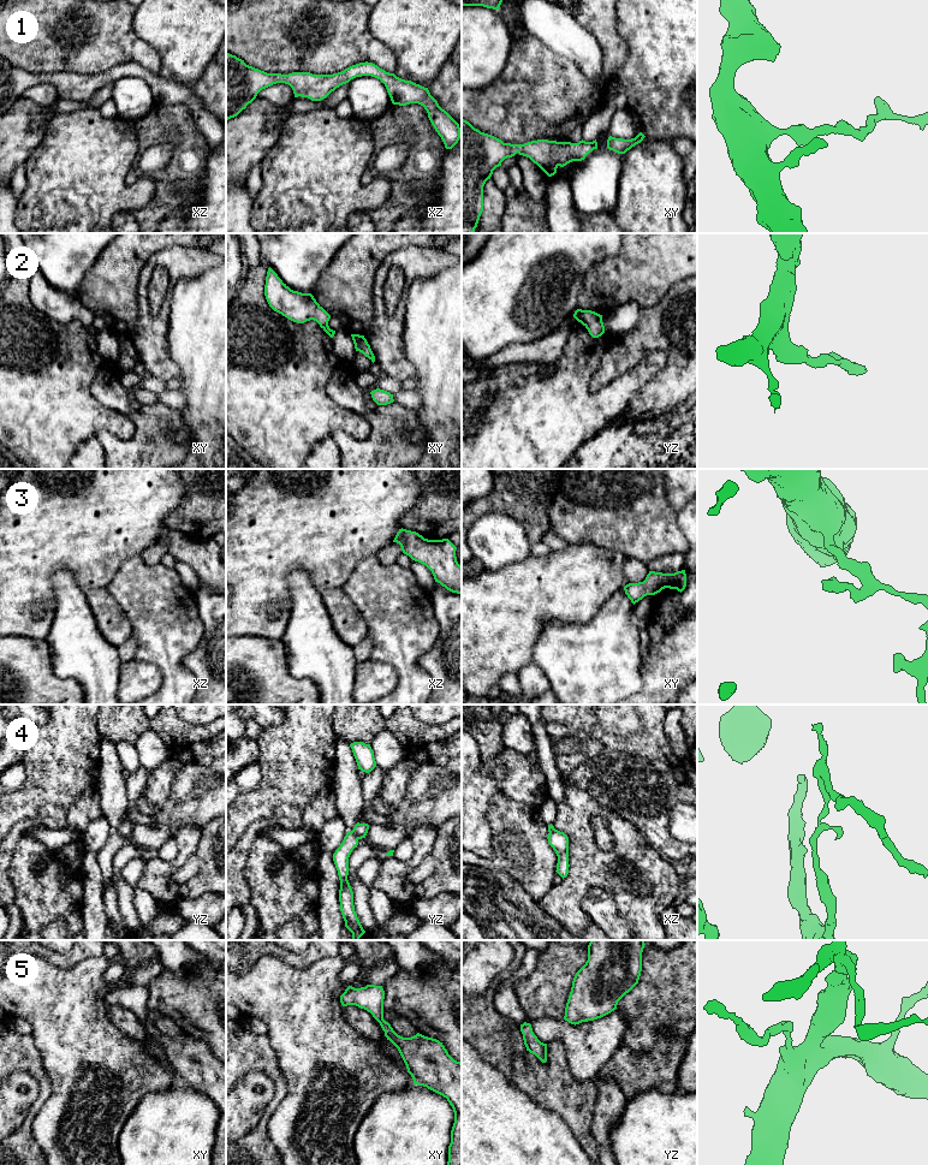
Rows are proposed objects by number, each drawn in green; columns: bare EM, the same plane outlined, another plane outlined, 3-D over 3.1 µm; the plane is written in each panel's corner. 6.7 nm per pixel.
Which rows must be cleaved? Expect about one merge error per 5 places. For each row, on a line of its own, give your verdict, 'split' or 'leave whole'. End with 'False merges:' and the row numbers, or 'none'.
1: leave whole
2: leave whole
3: leave whole
4: split
5: leave whole
False merges: 4

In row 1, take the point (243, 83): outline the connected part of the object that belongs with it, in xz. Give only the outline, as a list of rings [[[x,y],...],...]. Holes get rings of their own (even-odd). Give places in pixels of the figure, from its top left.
[[[226,52],[226,121],[237,117],[262,89],[273,84],[288,84],[295,97],[302,96],[311,101],[321,101],[340,85],[362,76],[380,79],[393,105],[418,103],[423,106],[446,149],[452,149],[458,143],[460,138],[459,124],[439,106],[428,88],[401,79],[368,61],[352,65],[333,75],[313,75],[310,72],[281,75],[267,73],[249,66],[244,60]]]

